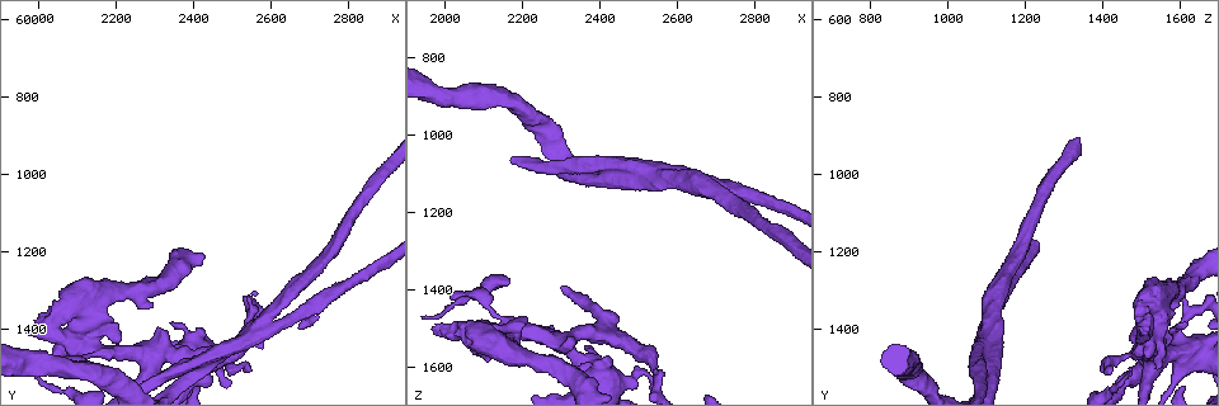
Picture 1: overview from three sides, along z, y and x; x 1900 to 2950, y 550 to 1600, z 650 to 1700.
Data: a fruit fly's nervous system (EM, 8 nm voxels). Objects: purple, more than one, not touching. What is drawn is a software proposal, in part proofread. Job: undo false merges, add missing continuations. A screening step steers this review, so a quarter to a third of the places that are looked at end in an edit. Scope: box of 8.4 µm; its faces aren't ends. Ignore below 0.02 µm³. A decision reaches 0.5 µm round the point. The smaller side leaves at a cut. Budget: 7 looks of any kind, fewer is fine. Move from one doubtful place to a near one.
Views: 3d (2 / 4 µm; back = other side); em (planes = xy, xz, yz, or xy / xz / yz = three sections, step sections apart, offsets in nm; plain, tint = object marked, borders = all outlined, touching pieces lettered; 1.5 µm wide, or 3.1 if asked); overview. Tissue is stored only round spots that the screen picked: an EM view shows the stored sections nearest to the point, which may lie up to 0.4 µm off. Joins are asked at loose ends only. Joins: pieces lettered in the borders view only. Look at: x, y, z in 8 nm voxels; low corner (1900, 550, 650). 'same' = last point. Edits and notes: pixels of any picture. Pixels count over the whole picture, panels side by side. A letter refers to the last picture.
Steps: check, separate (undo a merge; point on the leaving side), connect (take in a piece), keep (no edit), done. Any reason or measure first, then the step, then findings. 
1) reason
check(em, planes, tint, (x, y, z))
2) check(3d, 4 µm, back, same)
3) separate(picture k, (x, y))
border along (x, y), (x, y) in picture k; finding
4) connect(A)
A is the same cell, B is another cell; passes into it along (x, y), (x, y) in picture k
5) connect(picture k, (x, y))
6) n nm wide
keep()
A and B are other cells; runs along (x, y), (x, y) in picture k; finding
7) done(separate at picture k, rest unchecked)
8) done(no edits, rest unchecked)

an open end
check(3d, 4 µm, (1970, 1410, 1505))

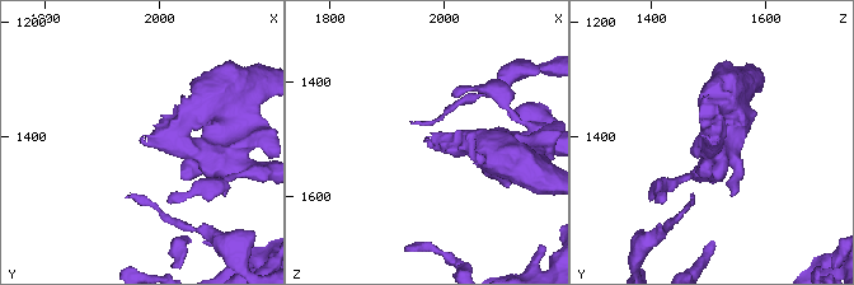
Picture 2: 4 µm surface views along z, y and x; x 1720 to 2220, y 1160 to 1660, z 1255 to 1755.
check(em, planes, tint, (1975, 1410, 1505))

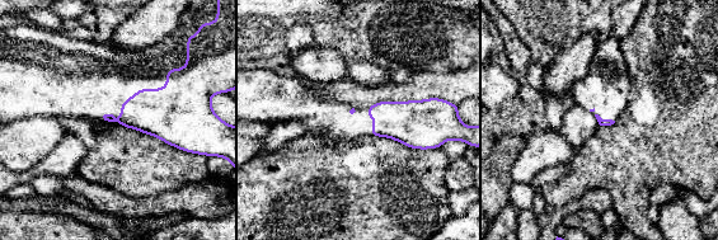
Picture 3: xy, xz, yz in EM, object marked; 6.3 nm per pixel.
check(em, planes, borders, same)

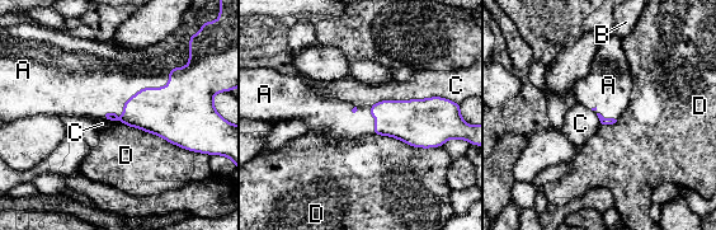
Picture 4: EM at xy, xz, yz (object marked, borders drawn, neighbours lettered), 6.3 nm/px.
connect(A)
A is the same cell, B, C and D are other cells; the cell continues

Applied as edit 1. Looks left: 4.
free end
check(3d, 4 µm, (2355, 1385, 1615))

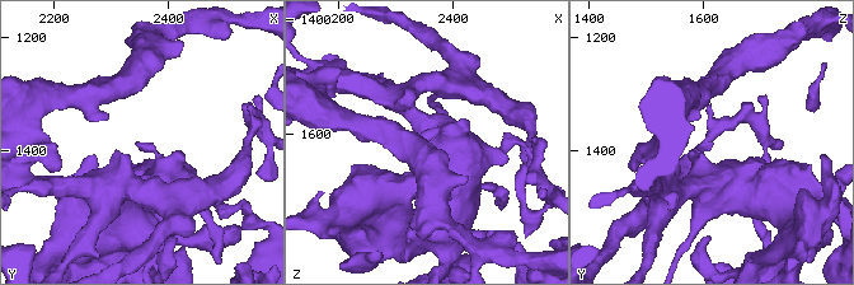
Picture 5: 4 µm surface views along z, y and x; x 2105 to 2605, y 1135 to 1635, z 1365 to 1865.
need the tissue
check(em, xy, step 8, borders, (2345, 1390, 1620))

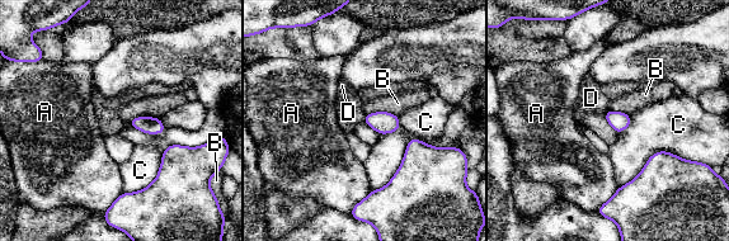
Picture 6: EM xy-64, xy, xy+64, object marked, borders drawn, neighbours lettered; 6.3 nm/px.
another direction
check(em, planes, borders, same)

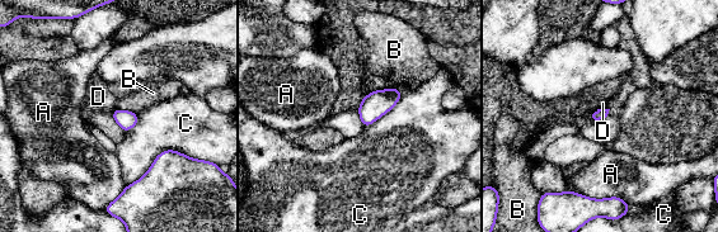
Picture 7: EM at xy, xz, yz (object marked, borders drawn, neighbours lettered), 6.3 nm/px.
keep()
A, B, C and D are other cells; no lettered piece goes on from it

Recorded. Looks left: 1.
done(connect at picture 4, rest unchecked)

